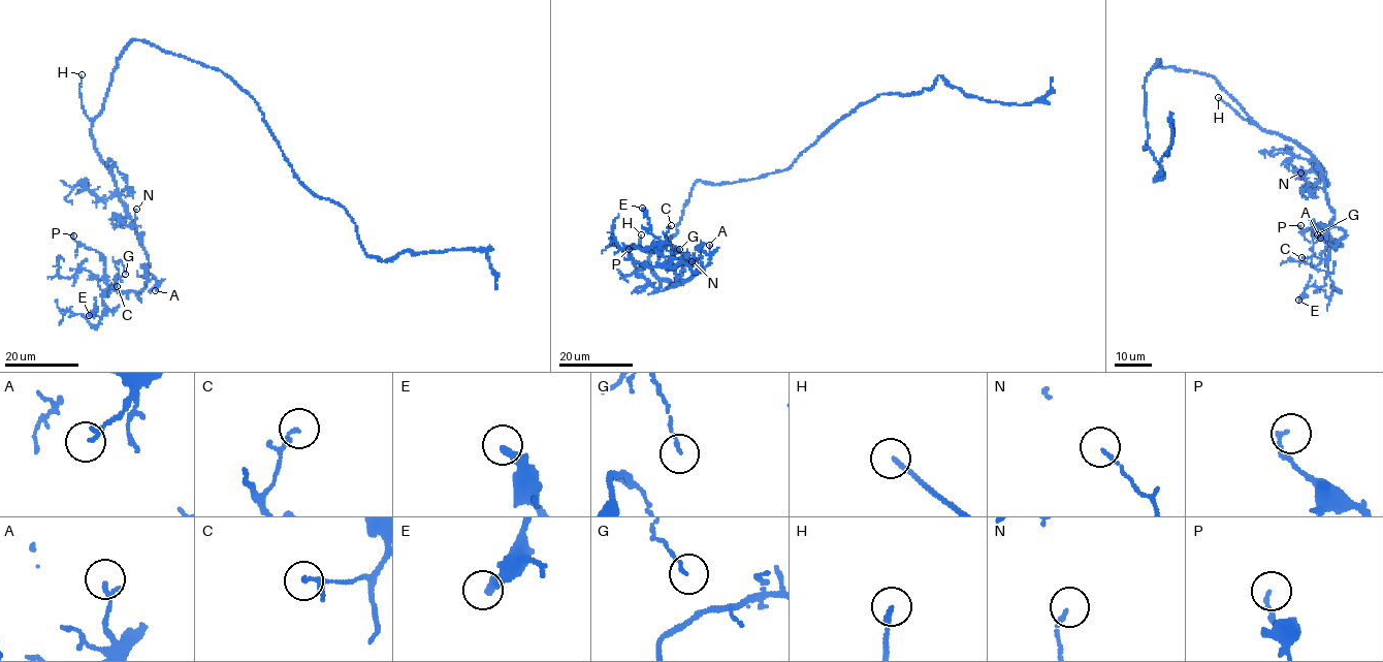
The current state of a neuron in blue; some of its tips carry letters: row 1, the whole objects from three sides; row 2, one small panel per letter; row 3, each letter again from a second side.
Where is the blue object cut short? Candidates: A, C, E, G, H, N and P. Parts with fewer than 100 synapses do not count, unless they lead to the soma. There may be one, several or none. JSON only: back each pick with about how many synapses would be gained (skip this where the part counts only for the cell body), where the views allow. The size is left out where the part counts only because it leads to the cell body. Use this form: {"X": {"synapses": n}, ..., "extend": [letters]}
{"extend": ["H"]}

